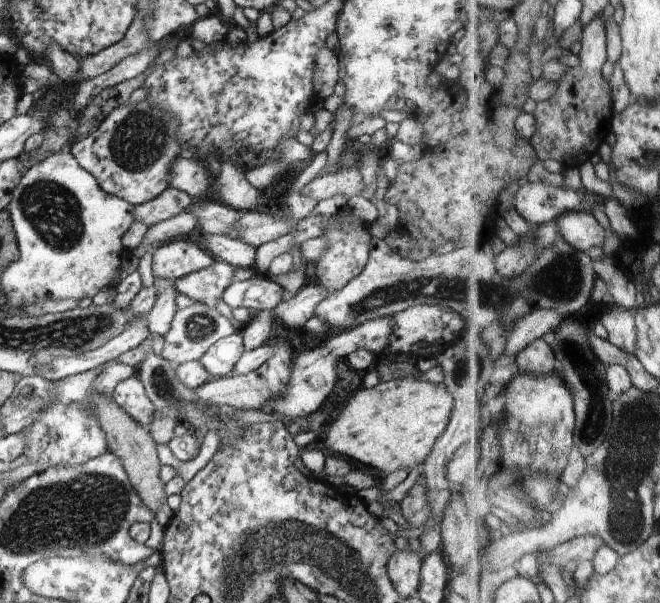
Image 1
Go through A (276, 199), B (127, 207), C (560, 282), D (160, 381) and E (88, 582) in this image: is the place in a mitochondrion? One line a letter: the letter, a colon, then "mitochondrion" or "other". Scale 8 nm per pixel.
A: other
B: other
C: mitochondrion
D: mitochondrion
E: other

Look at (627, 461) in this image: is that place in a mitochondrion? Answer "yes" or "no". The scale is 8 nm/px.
yes

